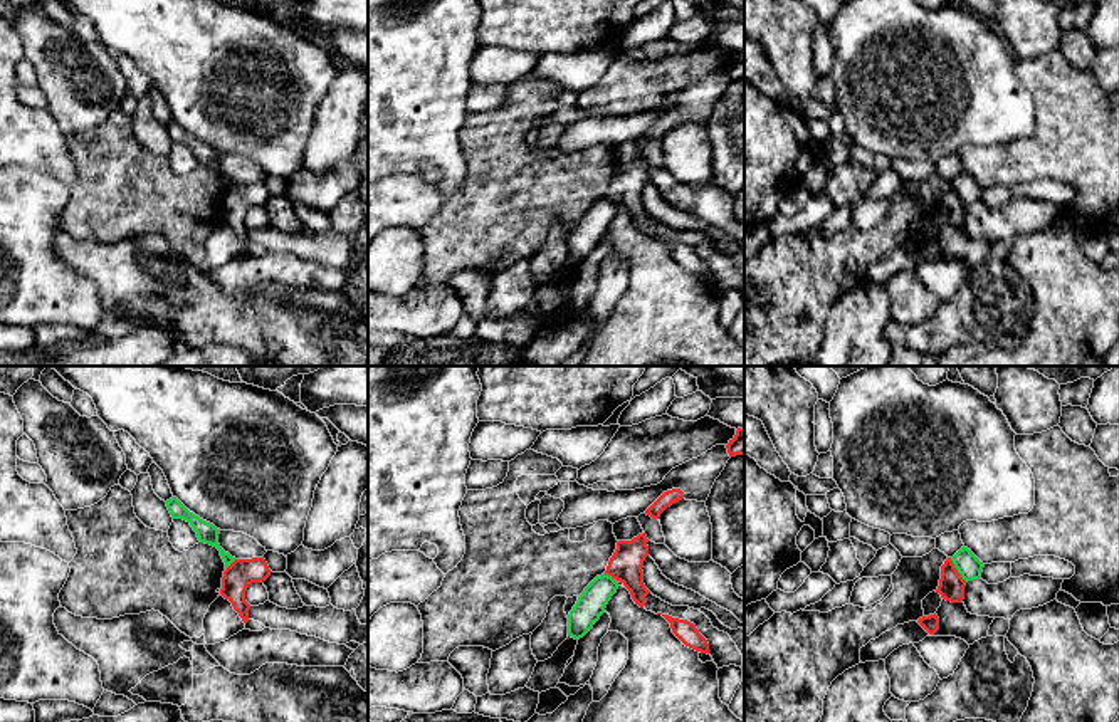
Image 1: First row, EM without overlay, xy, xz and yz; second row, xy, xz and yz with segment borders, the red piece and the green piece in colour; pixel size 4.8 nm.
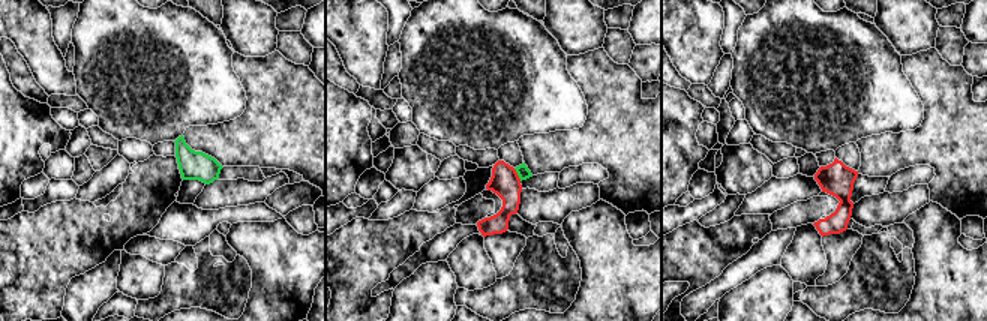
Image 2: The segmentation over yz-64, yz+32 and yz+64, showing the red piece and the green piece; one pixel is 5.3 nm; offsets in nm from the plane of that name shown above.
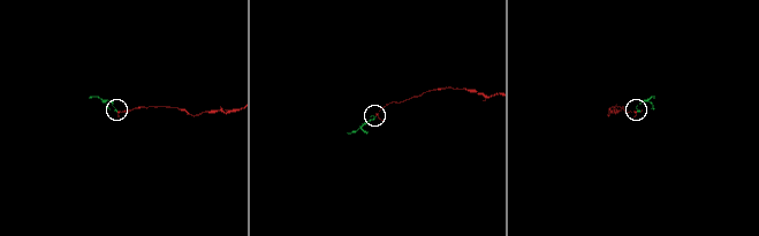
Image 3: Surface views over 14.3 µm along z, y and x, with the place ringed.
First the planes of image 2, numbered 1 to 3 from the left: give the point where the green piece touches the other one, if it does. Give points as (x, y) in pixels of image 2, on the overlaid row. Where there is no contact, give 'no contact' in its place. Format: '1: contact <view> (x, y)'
1: no contact
2: contact yz+32 (516, 174)
3: no contact

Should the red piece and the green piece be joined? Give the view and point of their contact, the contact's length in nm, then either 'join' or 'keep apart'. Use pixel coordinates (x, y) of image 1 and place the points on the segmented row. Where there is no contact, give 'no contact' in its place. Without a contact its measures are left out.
yz (956, 570) | 150 nm | keep apart

